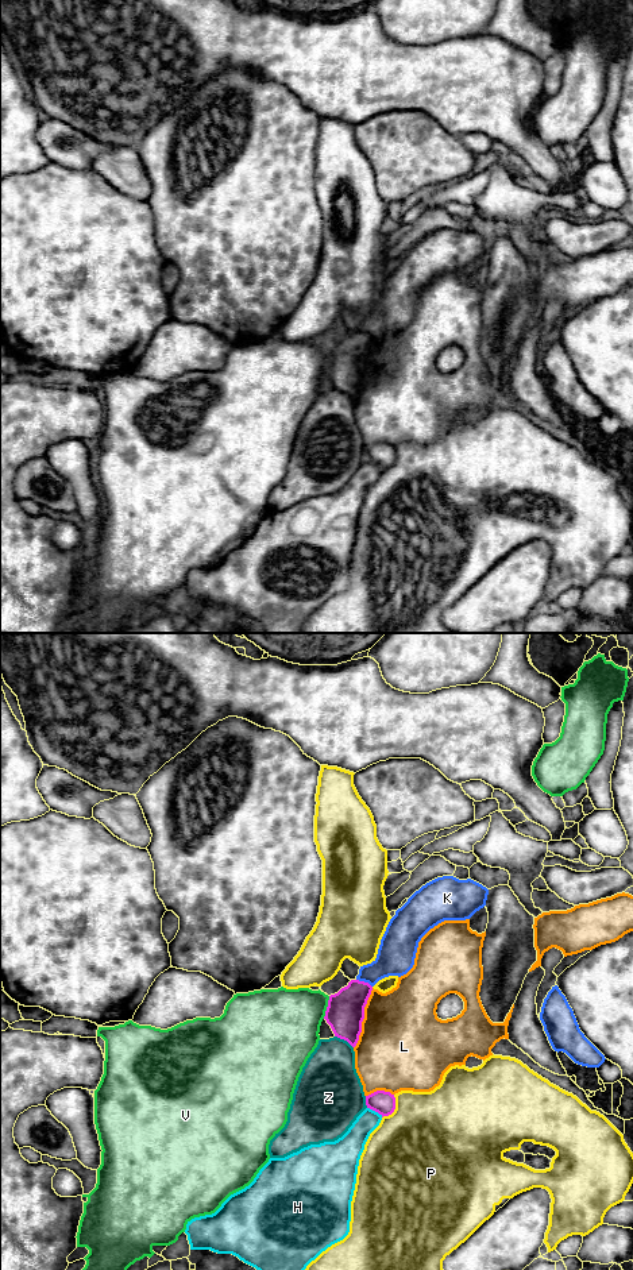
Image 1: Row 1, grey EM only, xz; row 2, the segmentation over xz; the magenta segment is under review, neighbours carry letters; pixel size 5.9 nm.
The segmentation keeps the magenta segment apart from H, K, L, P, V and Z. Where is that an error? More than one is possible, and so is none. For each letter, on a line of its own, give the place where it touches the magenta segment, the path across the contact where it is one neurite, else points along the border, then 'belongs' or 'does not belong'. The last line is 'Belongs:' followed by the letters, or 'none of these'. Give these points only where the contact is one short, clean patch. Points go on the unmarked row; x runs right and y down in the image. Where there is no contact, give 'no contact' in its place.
H: meets magenta in xz at (375, 463); does not belong
K: meets magenta in xz at (365, 335); border along xz (356, 331), (371, 339); does not belong
L: meets magenta in xz at (363, 370); does not belong
P: meets magenta in xz at (394, 460); does not belong
V: meets magenta in xz at (327, 359); border along xz (329, 348), (323, 370); does not belong
Z: meets magenta in xz at (344, 392); does not belong
Belongs: none of these

